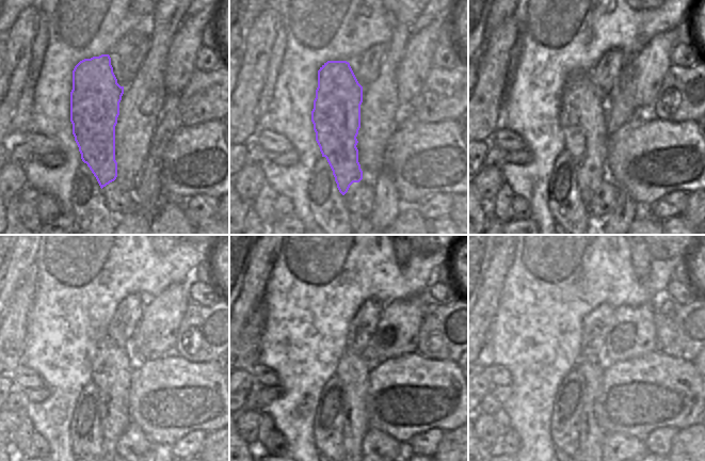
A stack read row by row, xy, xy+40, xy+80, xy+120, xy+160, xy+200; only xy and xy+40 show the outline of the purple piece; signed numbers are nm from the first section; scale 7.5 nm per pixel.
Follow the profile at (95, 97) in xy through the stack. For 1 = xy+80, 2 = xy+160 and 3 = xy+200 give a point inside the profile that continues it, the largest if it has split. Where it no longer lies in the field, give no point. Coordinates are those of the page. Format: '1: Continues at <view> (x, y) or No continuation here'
1: Continues at xy+80 (581, 120)
2: Continues at xy+160 (352, 369)
3: Continues at xy+200 (590, 435)

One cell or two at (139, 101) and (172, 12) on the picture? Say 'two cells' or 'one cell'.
one cell

